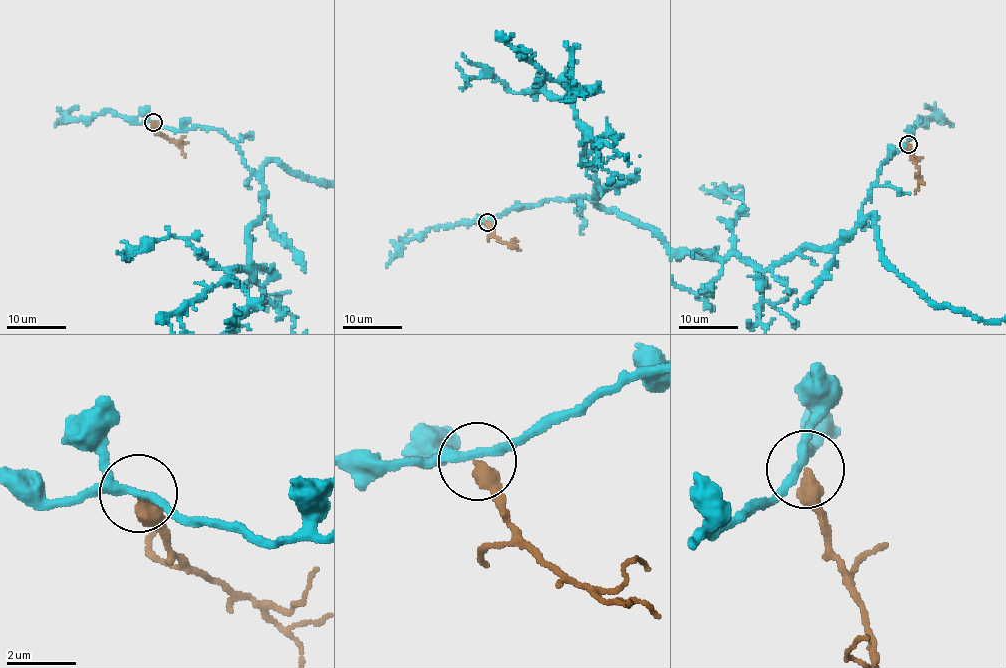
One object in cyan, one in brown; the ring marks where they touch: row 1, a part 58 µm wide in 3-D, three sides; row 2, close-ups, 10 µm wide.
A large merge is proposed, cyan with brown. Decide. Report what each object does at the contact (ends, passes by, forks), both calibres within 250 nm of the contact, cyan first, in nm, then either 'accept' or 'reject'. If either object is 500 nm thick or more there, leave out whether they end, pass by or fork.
cyan forks | brown ends | 200/440 nm | reject

